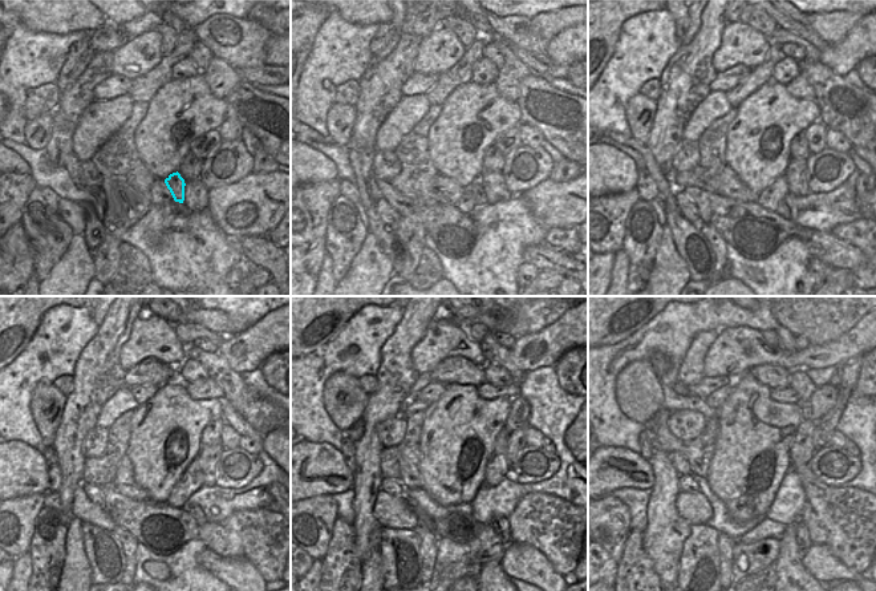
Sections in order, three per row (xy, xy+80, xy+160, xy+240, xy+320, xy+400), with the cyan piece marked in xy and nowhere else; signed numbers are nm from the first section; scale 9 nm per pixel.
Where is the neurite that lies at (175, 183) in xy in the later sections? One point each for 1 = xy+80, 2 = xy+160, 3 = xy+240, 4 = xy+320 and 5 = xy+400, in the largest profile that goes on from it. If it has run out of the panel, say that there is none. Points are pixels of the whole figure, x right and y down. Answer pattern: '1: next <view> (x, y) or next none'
1: next xy+80 (477, 187)
2: next xy+160 (782, 210)
3: next xy+240 (193, 510)
4: next xy+320 (501, 525)
5: next xy+400 (803, 539)

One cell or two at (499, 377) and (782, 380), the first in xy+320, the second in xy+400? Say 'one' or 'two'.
two

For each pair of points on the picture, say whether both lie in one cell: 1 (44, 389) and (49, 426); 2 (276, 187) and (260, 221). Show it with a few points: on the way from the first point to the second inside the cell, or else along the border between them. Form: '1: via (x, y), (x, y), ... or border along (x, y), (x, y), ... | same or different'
1: via (44, 399), (41, 412), (47, 417) | same
2: via (266, 190), (260, 201), (260, 210) | same

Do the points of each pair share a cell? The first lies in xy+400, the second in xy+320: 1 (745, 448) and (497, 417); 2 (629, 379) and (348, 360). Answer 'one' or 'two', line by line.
1: one
2: two

